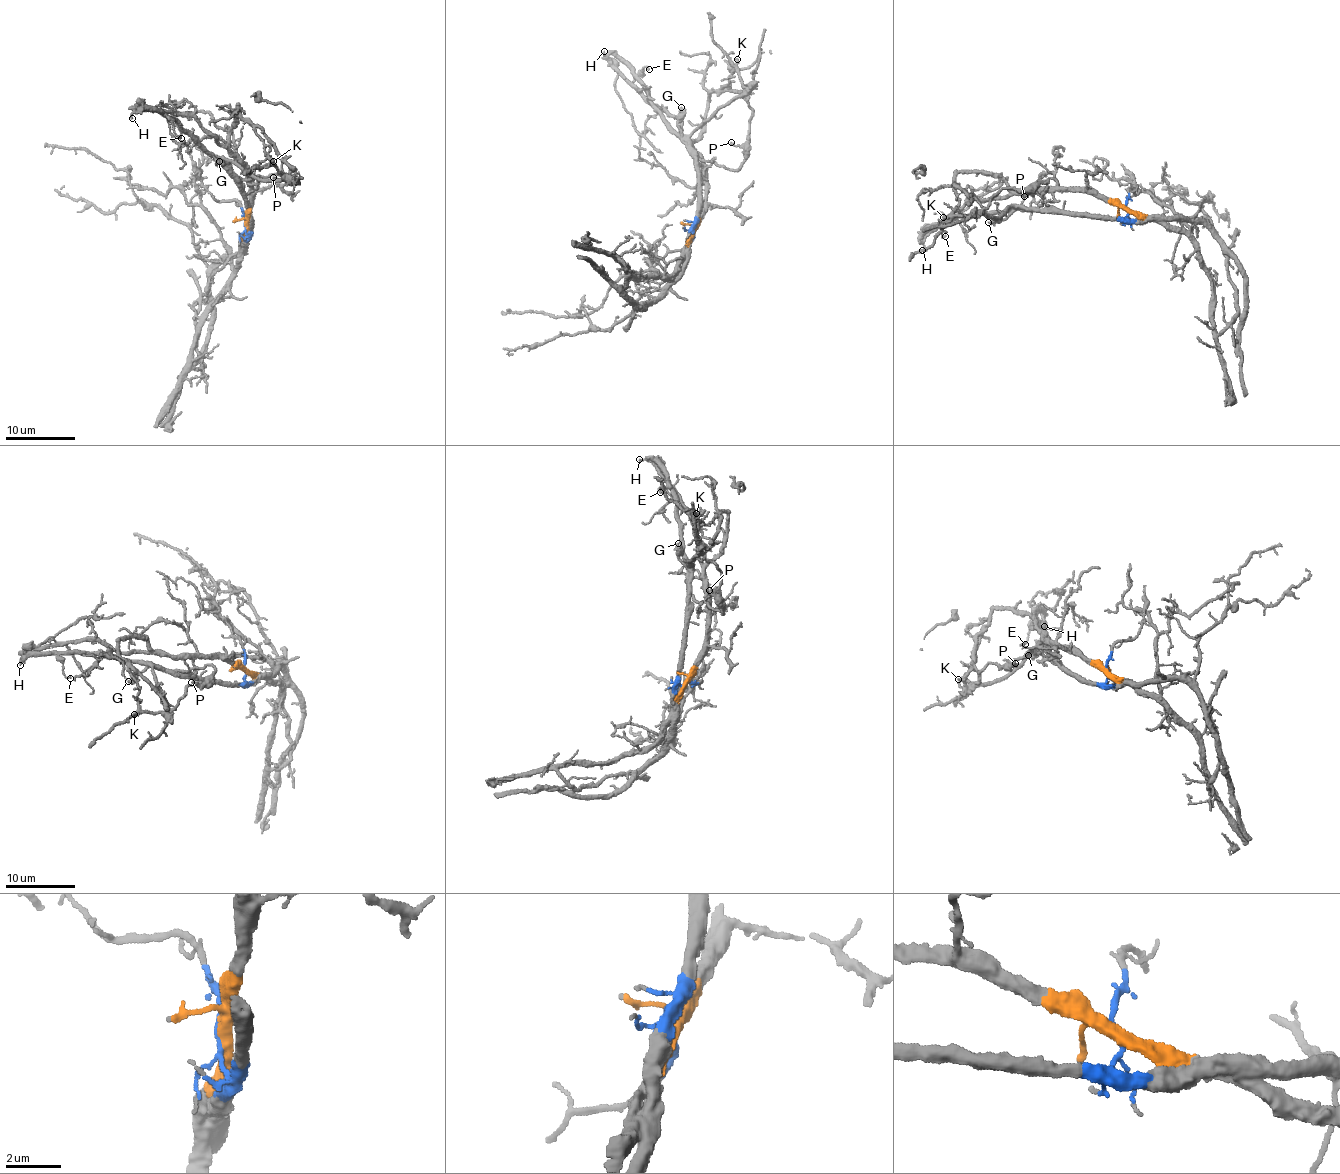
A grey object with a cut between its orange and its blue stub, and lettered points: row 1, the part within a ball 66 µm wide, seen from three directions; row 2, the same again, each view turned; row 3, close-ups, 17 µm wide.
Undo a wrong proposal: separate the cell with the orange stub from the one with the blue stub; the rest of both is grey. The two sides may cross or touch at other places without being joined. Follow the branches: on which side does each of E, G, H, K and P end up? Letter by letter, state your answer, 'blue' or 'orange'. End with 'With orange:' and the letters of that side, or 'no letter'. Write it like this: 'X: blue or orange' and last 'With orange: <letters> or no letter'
E: blue
G: blue
H: orange
K: orange
P: blue
With orange: H, K

